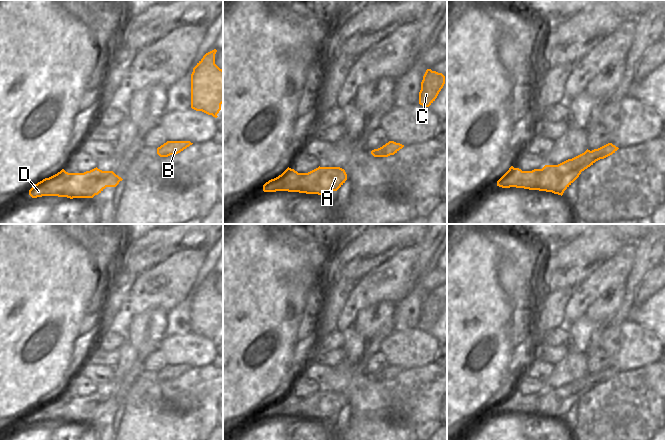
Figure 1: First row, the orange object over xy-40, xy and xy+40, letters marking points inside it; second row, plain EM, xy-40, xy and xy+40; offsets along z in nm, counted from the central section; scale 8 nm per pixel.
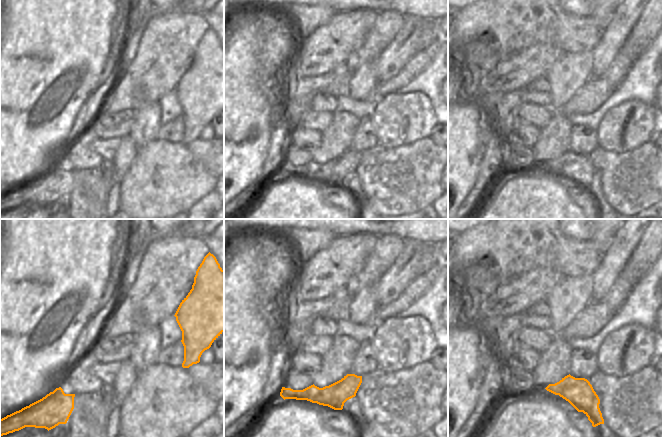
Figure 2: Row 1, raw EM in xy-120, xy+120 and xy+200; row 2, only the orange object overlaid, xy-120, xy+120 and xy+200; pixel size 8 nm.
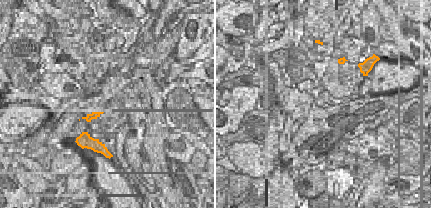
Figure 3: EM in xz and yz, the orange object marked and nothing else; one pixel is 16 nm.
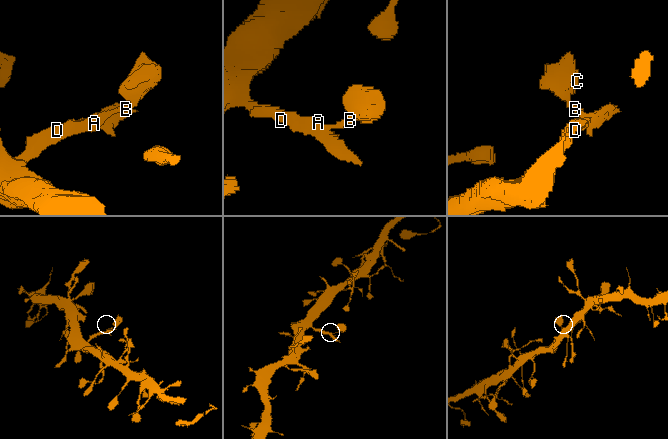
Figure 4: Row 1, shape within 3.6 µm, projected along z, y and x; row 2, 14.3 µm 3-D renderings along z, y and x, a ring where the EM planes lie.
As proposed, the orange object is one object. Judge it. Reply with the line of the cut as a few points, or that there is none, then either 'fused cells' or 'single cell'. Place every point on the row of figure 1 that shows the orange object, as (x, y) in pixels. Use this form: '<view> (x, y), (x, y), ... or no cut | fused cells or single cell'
no cut | single cell

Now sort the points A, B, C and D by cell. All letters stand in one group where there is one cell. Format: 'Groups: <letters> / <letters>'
Groups: A B C D.

